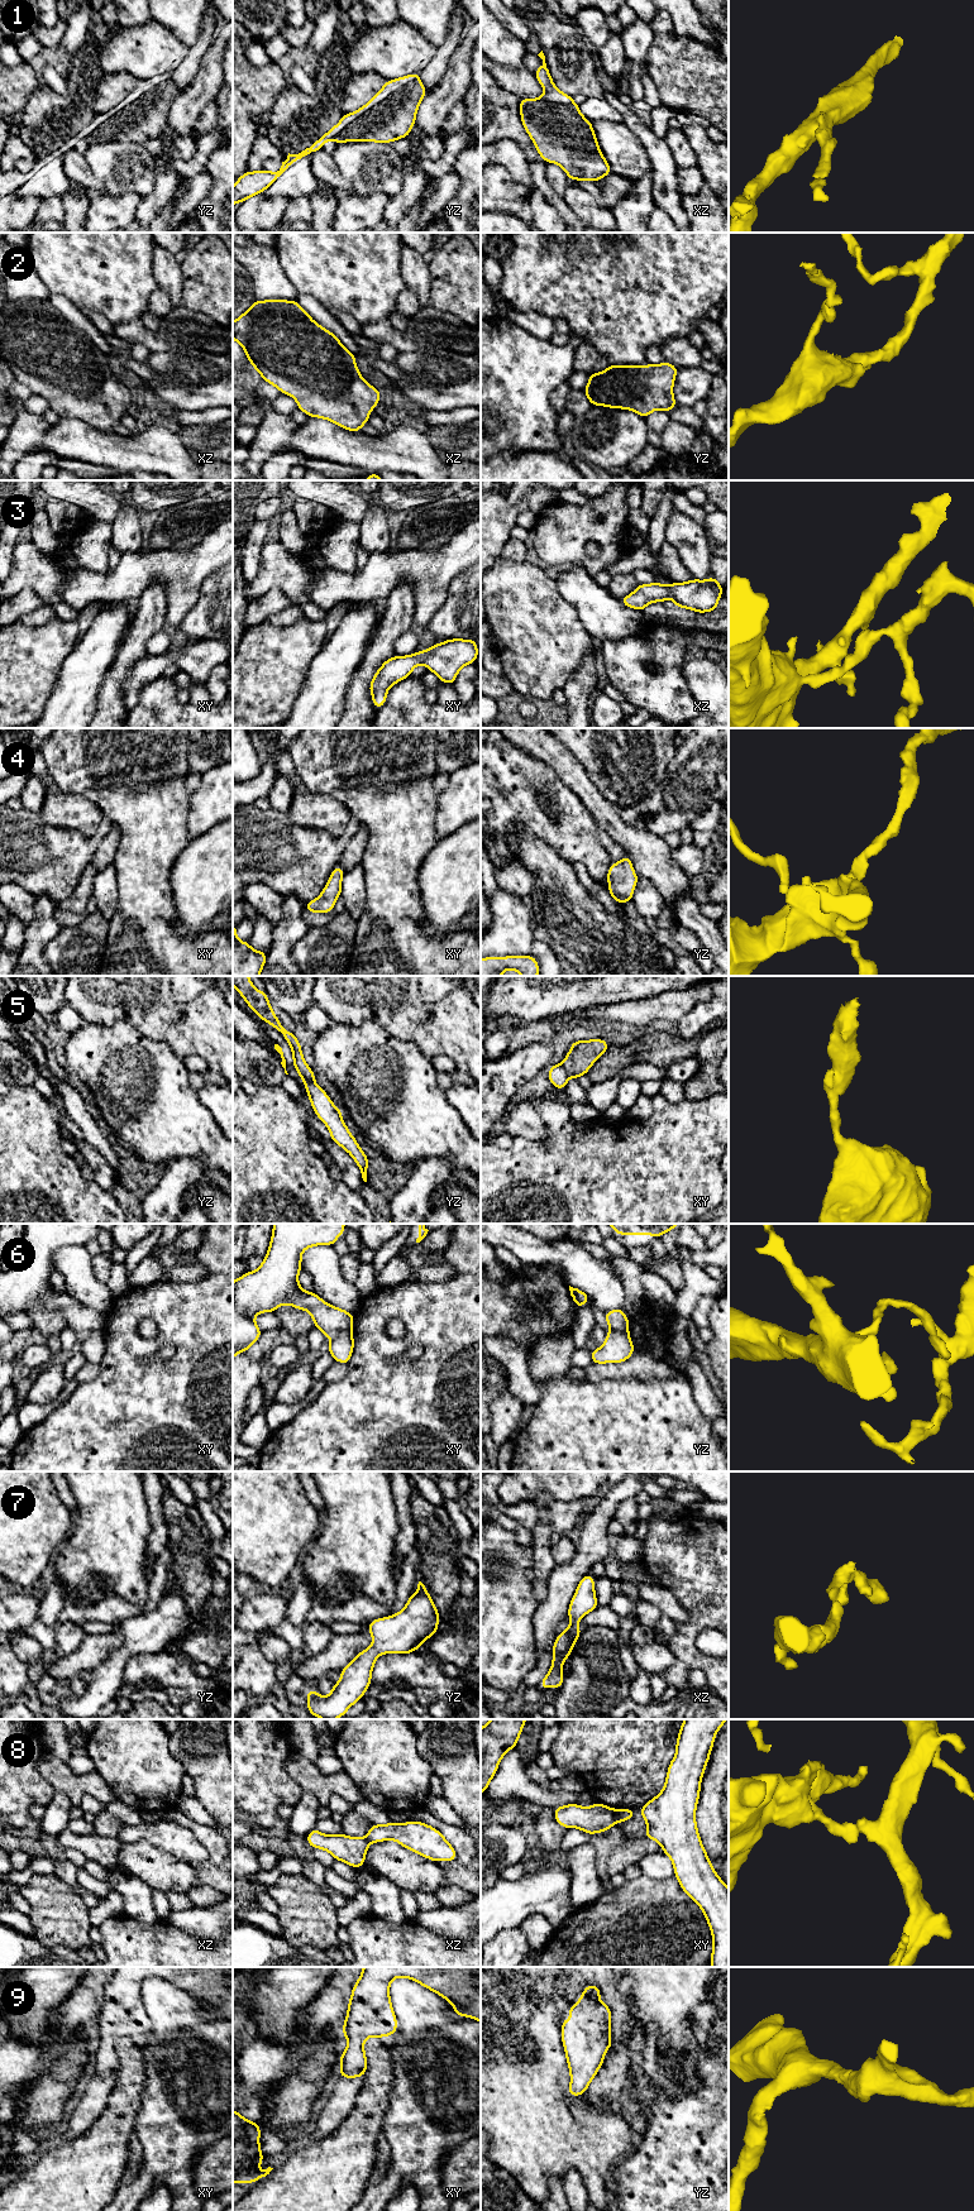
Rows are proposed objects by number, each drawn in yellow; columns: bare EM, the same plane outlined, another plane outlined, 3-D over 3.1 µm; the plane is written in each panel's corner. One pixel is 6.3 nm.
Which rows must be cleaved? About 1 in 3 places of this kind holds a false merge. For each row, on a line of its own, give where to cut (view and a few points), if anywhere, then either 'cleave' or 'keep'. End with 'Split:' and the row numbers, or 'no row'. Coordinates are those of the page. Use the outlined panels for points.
1: cut in yz along (353, 113), (349, 123), (332, 137); cleave
2: no cut; keep
3: no cut; keep
4: no cut; keep
5: cut in yz along (294, 1059), (297, 1070), (304, 1076), (314, 1080); cleave
6: cut in xy along (351, 1329), (344, 1329), (332, 1336); cleave
7: no cut; keep
8: cut in xy along (612, 1810), (617, 1822); cleave
9: no cut; keep
Split: 1, 5, 6, 8

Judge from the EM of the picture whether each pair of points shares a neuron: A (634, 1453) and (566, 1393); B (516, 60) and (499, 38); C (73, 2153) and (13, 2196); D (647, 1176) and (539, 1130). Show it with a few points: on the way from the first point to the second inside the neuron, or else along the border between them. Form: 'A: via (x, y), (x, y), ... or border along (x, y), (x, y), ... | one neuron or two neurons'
A: via (617, 1444), (582, 1410) | one neuron
B: via (511, 54), (500, 43) | one neuron
C: via (58, 2168), (28, 2196) | one neuron
D: border along (531, 1106), (545, 1128), (545, 1135), (540, 1140) | two neurons

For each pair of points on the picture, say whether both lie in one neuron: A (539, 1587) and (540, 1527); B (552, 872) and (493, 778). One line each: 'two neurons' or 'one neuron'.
A: one neuron
B: two neurons

